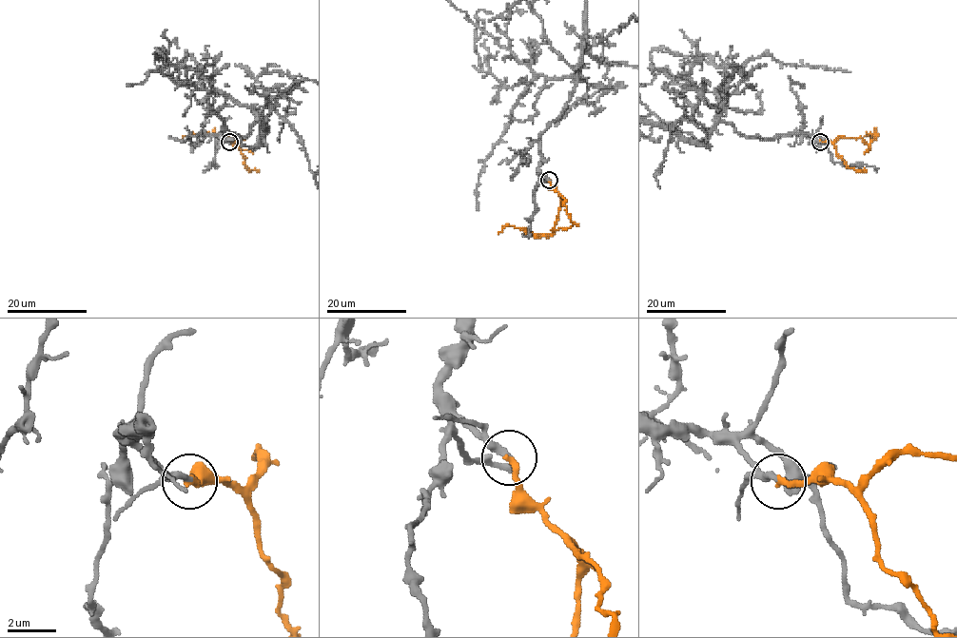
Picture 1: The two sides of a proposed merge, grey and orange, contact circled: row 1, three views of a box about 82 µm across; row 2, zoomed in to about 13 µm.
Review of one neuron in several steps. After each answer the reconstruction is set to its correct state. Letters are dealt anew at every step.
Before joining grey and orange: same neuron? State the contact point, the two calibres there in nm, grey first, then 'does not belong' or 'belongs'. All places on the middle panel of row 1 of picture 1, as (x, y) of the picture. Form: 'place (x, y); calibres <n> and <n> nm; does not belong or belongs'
place (549, 180); calibres 280 and 260 nm; belongs

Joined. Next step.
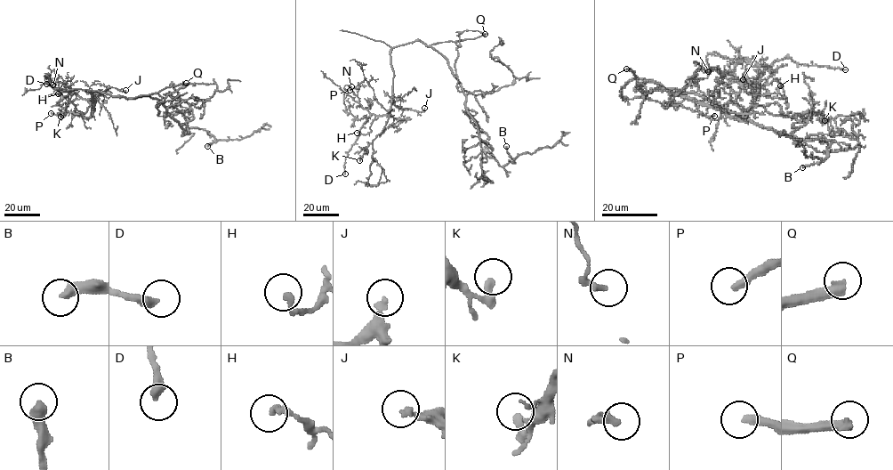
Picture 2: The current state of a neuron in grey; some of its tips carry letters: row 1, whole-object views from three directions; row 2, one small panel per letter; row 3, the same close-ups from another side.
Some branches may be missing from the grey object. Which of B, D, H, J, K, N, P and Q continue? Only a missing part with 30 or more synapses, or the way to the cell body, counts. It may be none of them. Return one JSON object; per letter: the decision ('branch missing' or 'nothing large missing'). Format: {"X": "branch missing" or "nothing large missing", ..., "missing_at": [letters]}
{"B": "branch missing", "D": "branch missing", "H": "nothing large missing", "J": "branch missing", "K": "nothing large missing", "N": "nothing large missing", "P": "nothing large missing", "Q": "branch missing", "missing_at": ["B", "D", "J", "Q"]}

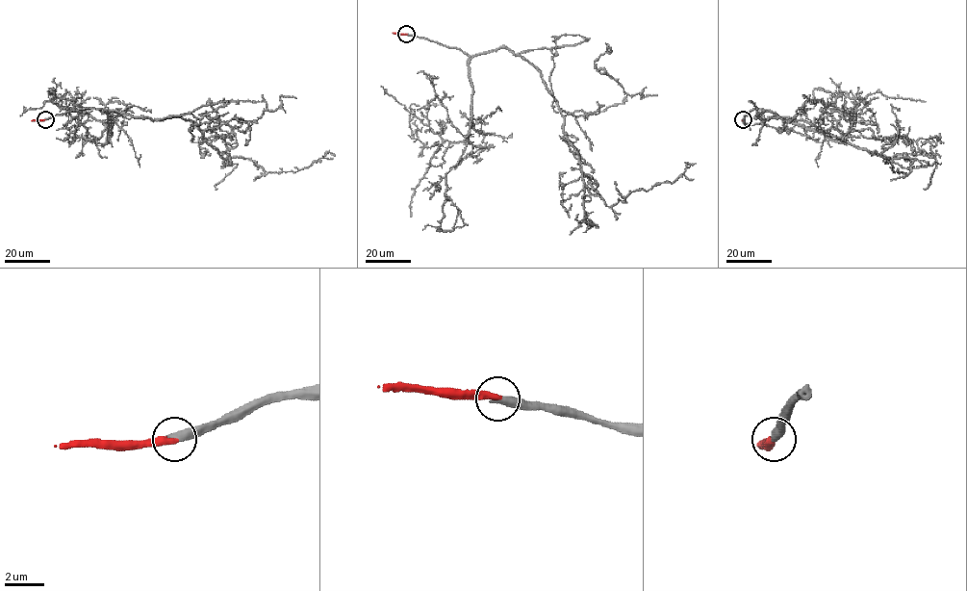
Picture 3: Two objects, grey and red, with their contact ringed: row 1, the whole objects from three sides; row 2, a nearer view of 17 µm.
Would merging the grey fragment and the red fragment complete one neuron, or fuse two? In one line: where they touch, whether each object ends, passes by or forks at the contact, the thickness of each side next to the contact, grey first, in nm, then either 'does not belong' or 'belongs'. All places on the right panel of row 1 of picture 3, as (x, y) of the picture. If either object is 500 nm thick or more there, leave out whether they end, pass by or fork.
(743, 119) | grey ends | red ends | 440/360 nm | belongs

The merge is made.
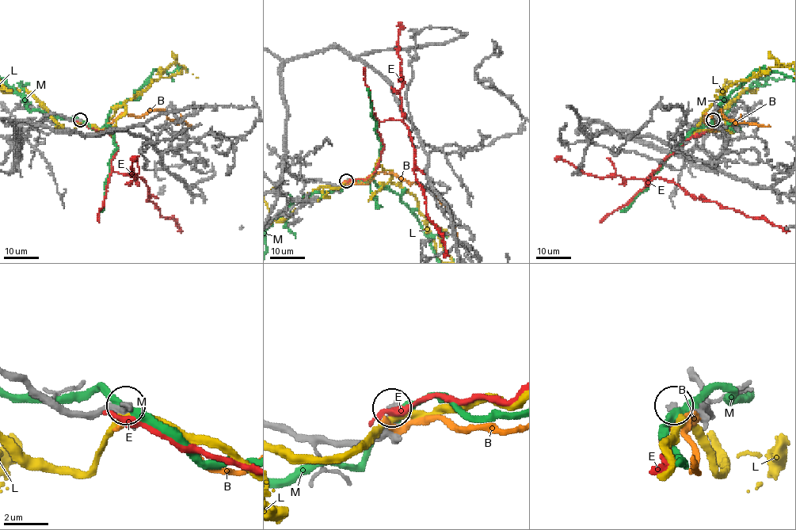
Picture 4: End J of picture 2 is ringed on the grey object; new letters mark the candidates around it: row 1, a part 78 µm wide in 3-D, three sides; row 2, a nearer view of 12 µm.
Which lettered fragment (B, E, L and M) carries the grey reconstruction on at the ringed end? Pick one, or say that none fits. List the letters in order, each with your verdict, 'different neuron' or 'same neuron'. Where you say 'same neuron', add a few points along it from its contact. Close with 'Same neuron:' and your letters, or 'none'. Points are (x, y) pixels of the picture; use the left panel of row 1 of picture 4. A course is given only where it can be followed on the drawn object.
B: different neuron
E: different neuron
L: different neuron
M: different neuron
Same neuron: none

